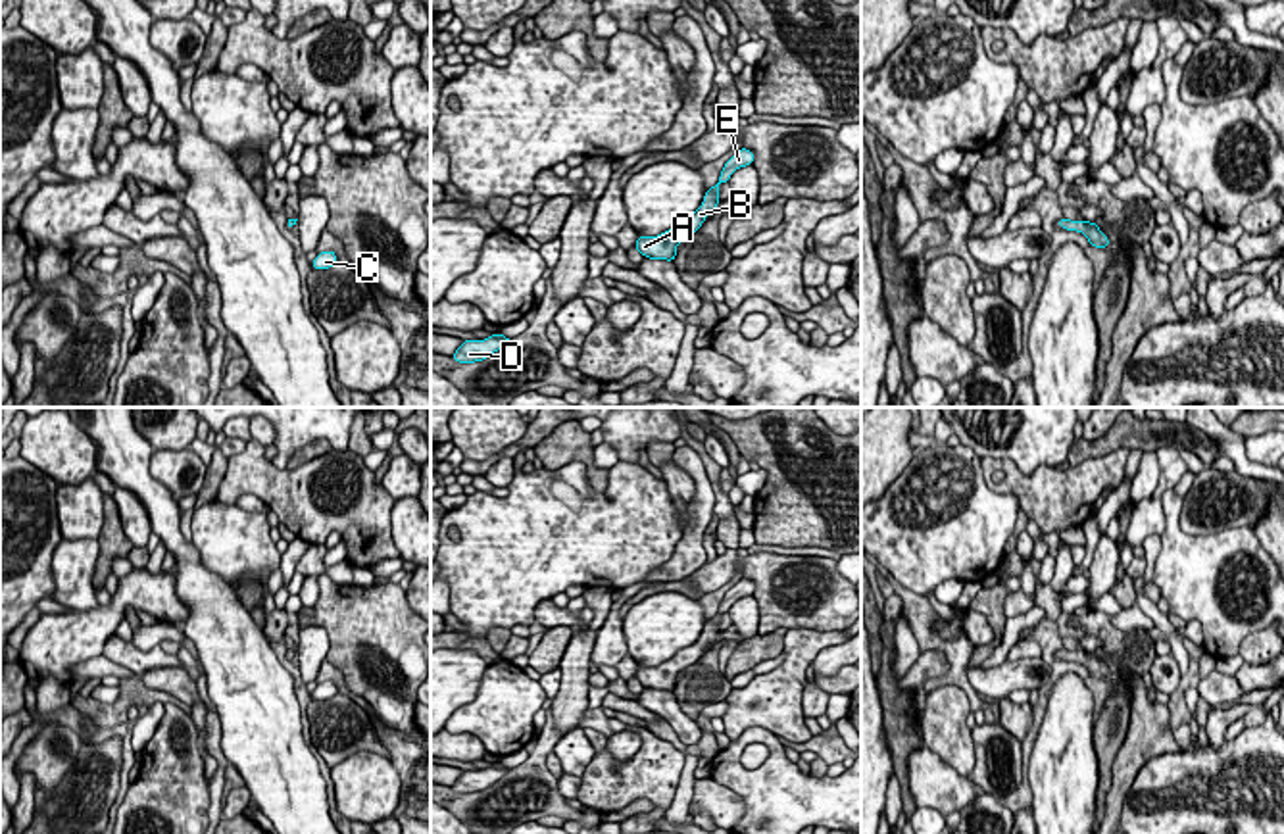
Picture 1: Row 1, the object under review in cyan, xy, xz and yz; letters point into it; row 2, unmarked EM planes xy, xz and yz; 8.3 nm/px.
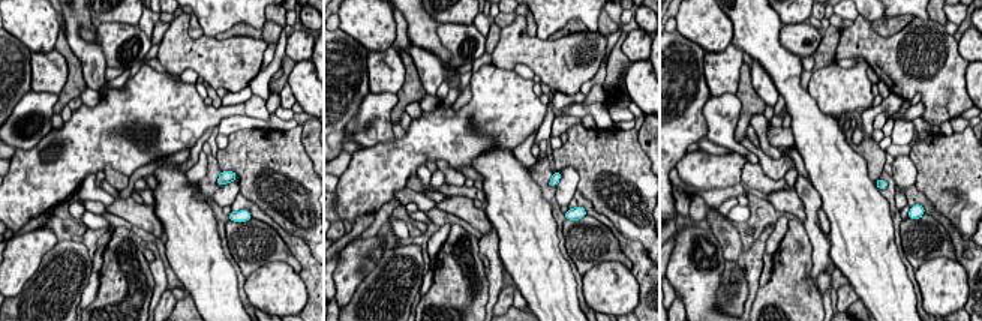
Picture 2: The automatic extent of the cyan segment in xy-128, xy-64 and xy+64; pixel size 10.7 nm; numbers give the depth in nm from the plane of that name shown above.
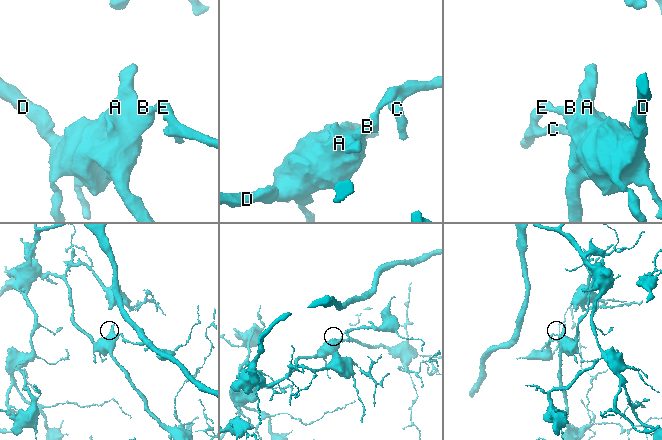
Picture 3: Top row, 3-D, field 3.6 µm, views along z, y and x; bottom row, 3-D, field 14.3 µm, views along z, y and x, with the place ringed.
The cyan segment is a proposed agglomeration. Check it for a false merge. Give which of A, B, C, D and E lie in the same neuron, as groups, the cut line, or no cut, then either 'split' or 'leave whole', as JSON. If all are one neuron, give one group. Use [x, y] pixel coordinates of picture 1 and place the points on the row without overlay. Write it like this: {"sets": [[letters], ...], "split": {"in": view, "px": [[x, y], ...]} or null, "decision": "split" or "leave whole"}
{"sets": [["A", "B", "C", "D", "E"]], "split": null, "decision": "leave whole"}

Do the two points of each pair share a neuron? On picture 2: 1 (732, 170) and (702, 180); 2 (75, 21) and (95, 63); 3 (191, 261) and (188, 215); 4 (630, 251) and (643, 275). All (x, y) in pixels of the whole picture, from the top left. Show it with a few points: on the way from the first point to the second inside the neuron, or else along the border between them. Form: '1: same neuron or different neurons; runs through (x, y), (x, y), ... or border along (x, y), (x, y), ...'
1: same neuron; runs through (724, 170), (709, 173)
2: same neuron; runs through (74, 32), (74, 39), (86, 53)
3: same neuron; runs through (191, 249), (189, 227)
4: same neuron; runs through (636, 257), (643, 269)

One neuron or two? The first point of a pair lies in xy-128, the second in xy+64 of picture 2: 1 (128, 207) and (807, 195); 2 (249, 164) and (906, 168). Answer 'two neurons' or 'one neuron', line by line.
1: two neurons
2: two neurons

